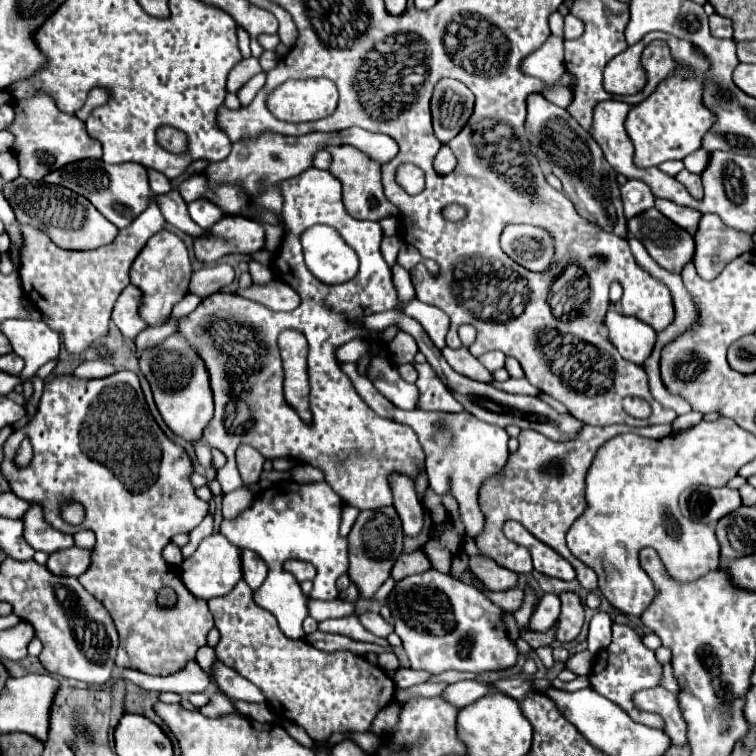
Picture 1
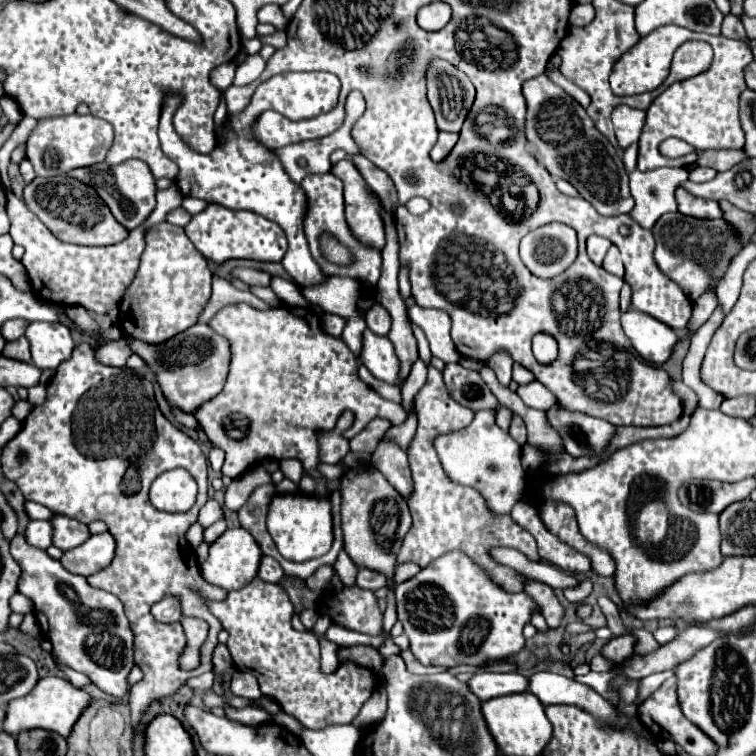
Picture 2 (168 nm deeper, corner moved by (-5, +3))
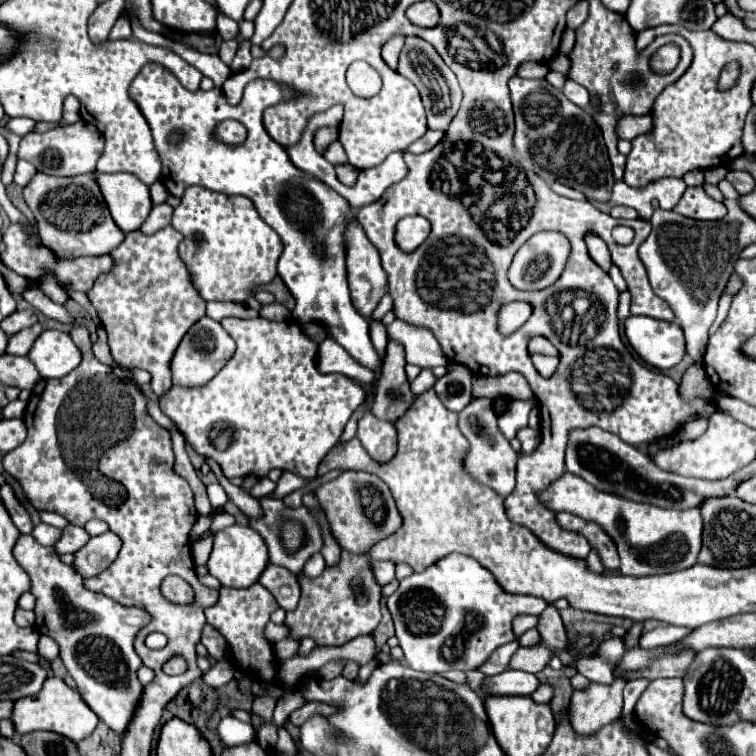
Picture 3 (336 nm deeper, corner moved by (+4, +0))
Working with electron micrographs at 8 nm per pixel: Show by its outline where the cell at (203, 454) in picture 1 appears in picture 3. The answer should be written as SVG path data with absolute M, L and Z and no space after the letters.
M163 227L155 235L145 235L141 231L127 233L125 241L111 251L111 257L115 261L111 273L99 275L93 289L87 291L107 331L113 361L127 369L129 367L147 369L151 373L151 389L159 399L171 389L169 361L173 357L173 351L177 349L187 329L205 315L205 299L197 293L197 289L193 289L193 283L189 283L189 271L177 253L179 243L181 233L177 233L173 227Z

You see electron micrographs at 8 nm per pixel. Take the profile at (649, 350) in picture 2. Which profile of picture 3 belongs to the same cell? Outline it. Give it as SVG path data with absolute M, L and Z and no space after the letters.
M627 317L625 337L637 355L655 369L671 369L685 355L683 329L677 323L667 323L649 317Z

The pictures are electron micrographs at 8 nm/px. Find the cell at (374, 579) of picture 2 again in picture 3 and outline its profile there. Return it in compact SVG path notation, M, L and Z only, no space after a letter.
M371 561L371 569L379 585L387 585L395 579L395 565L389 561Z

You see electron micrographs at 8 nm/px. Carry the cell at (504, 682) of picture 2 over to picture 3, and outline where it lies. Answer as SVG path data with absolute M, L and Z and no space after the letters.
M511 671L485 677L481 693L485 695L531 695L537 689L539 681L533 673L525 671Z

